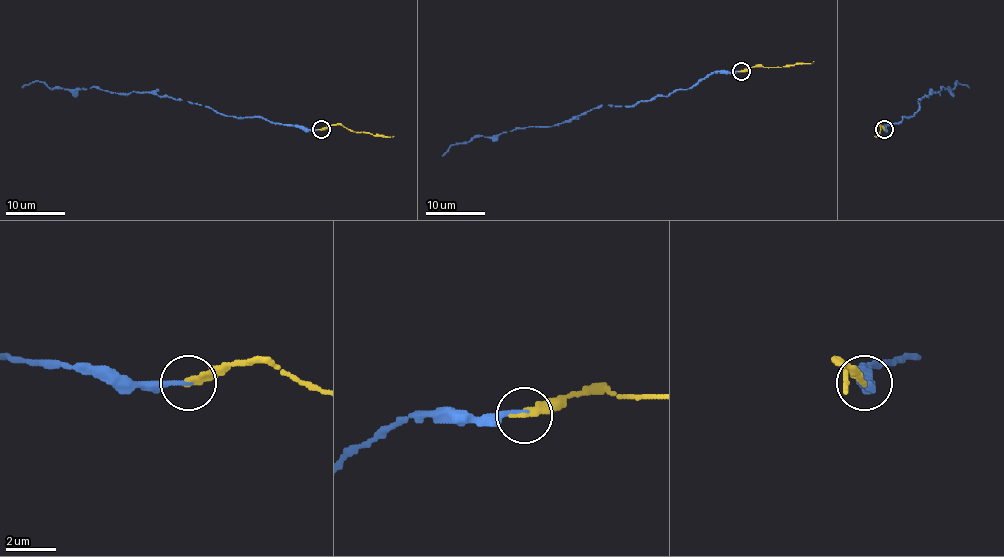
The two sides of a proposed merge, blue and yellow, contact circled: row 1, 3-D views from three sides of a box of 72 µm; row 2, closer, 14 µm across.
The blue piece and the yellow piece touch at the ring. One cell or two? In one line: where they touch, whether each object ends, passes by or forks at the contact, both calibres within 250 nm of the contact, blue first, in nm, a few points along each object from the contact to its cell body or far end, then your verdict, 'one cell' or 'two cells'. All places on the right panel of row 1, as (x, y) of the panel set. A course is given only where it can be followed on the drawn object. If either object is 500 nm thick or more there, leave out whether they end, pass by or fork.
(884, 129) | blue ends | yellow ends | 180/340 nm | blue via (883, 129), (913, 116), (919, 108), (917, 99), (932, 92), (950, 89), (956, 81), (969, 87) | yellow via (885, 129), (879, 124), (880, 132), (874, 136) | one cell

